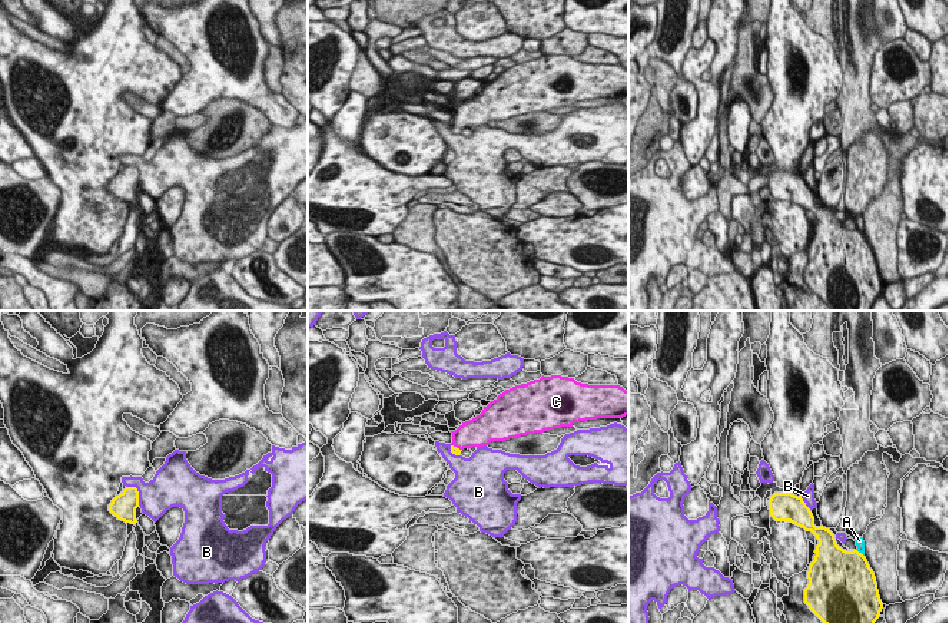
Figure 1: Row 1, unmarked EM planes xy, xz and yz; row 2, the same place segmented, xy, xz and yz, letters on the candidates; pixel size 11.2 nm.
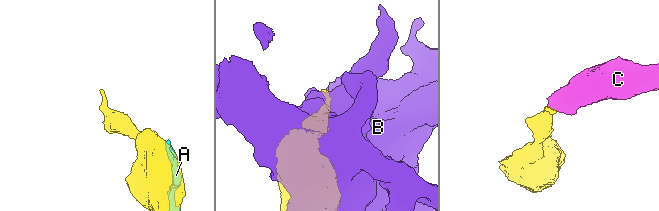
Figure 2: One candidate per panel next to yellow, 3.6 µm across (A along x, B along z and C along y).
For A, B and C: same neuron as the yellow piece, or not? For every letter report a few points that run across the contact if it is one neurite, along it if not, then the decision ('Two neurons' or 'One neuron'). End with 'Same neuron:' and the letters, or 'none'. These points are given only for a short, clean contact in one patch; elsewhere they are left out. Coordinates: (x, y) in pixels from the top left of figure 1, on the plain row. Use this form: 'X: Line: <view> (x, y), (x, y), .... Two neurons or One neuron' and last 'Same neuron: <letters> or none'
A: Line: yz (856, 229), (863, 235). Two neurons
B: Two neurons
C: Line: xz (454, 129), (455, 126), (473, 112). One neuron
Same neuron: C.

